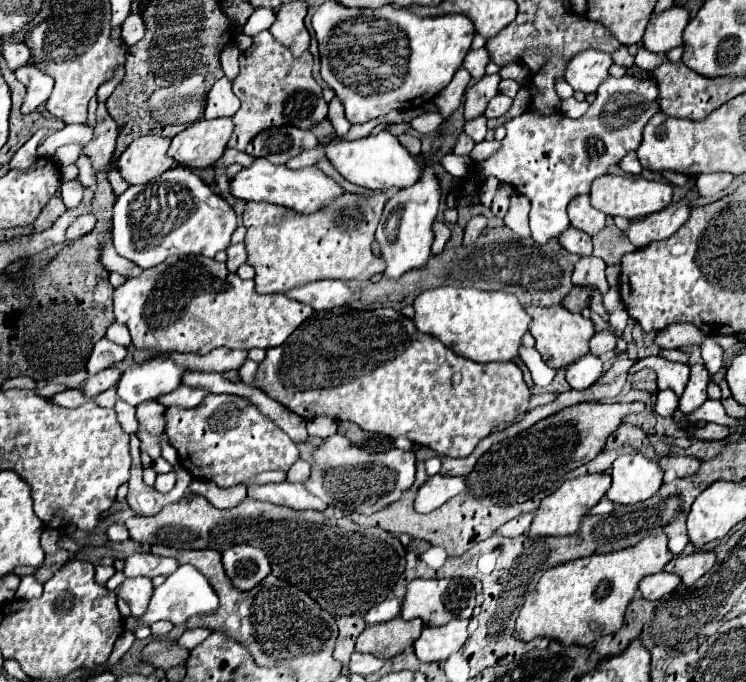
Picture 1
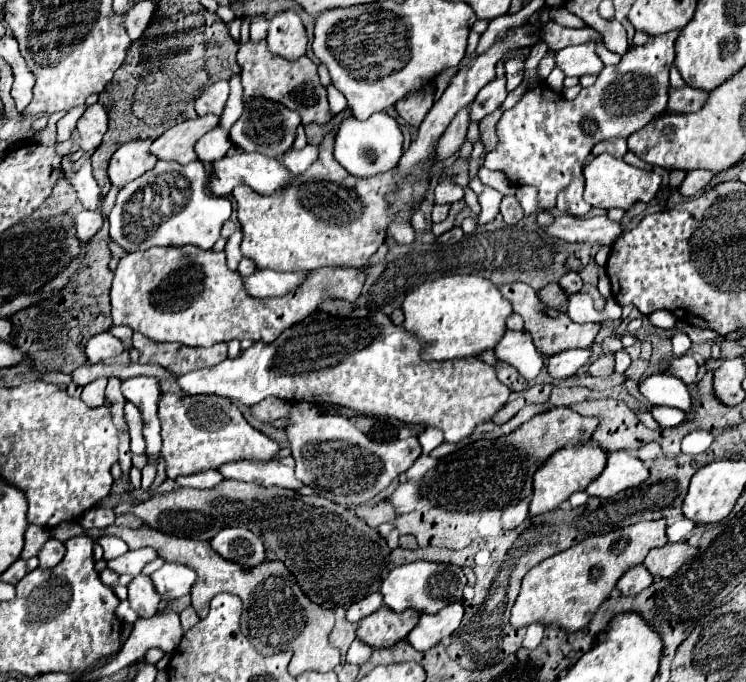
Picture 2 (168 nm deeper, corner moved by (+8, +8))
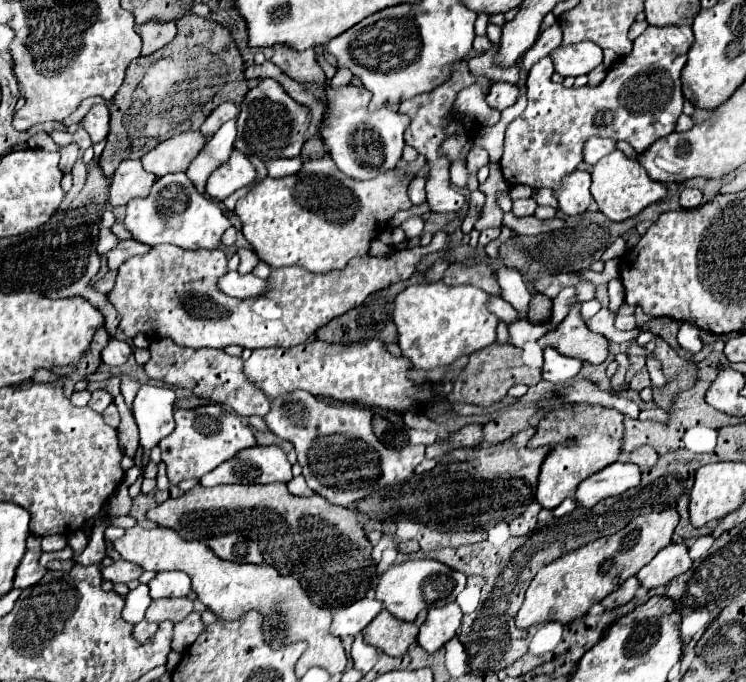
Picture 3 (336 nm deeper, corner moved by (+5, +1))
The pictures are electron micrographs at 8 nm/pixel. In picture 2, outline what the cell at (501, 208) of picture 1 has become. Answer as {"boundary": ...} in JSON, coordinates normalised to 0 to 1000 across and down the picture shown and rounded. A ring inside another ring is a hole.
{"boundary":[[[674,287],[674,296],[672,296],[672,317],[680,328],[688,328],[693,323],[701,320],[701,308],[693,296],[690,287]]]}

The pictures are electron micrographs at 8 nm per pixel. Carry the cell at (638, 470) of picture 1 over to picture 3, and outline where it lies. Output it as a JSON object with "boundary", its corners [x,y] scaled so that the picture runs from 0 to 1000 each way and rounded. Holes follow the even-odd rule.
{"boundary":[[[826,676],[812,688],[807,688],[804,694],[796,694],[794,699],[783,702],[775,711],[772,735],[780,743],[794,743],[807,732],[826,729],[853,714],[858,708],[858,699],[861,699],[861,691],[855,688],[855,682],[845,676]]]}

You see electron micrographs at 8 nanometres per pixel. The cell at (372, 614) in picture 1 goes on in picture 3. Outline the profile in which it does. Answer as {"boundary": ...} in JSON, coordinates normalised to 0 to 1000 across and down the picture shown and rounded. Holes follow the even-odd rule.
{"boundary":[[[483,878],[475,881],[466,890],[458,890],[450,896],[448,911],[445,911],[445,931],[450,934],[464,934],[464,931],[480,931],[507,899],[512,896],[512,884],[504,878]]]}

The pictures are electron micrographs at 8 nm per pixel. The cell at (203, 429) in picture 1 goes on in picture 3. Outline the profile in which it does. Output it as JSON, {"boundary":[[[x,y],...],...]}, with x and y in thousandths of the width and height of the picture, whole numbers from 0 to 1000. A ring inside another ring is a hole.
{"boundary":[[[292,591],[271,594],[263,600],[236,600],[233,617],[236,617],[236,629],[212,650],[231,711],[239,711],[241,705],[257,699],[268,702],[276,694],[282,694],[287,685],[298,682],[303,673],[311,673],[324,658],[335,658],[346,652],[335,626],[330,626],[316,606],[300,603],[300,597]]]}

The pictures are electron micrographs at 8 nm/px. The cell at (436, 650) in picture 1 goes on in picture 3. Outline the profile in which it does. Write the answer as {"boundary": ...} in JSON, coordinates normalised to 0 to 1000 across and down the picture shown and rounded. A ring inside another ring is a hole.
{"boundary":[[[611,884],[582,890],[574,896],[574,905],[560,928],[560,943],[568,955],[582,957],[595,949],[614,925],[619,908],[619,896]]]}

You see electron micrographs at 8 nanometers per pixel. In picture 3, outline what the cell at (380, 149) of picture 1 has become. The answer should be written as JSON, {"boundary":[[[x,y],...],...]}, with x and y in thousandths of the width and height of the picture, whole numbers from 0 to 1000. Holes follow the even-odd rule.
{"boundary":[[[464,125],[453,133],[437,130],[440,142],[440,166],[434,169],[429,195],[434,198],[437,218],[442,218],[442,230],[450,245],[472,262],[496,262],[512,251],[528,248],[539,230],[542,216],[542,189],[550,174],[536,169],[528,157],[515,157],[509,163],[493,166],[496,136],[485,128]]]}

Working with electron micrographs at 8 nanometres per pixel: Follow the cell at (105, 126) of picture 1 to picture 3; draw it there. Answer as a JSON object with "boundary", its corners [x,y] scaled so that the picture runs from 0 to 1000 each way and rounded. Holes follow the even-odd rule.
{"boundary":[[[126,154],[118,169],[113,172],[113,186],[118,192],[118,198],[123,201],[123,210],[134,210],[145,201],[145,192],[147,192],[147,183],[145,183],[147,172],[145,172],[145,160],[142,154]]]}

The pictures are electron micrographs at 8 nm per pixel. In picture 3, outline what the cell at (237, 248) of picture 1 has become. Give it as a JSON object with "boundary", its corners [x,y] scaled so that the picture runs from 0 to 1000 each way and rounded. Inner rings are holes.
{"boundary":[[[322,362],[322,365],[319,365],[319,374],[322,374],[322,391],[319,391],[319,400],[330,403],[330,400],[335,400],[335,397],[346,389],[346,377],[343,377],[343,371],[340,371],[338,365]]]}

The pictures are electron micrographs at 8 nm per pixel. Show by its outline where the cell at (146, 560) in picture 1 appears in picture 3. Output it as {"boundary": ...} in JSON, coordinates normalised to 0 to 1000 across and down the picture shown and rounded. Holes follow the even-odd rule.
{"boundary":[[[155,823],[147,831],[137,834],[137,846],[150,855],[174,855],[190,843],[190,831],[180,828],[174,823]]]}

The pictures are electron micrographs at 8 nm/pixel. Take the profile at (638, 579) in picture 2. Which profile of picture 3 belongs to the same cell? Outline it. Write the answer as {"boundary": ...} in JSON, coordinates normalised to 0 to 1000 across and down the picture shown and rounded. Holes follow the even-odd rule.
{"boundary":[[[845,846],[842,852],[836,852],[823,870],[818,870],[815,875],[807,878],[807,887],[812,893],[823,893],[823,890],[831,890],[831,887],[839,887],[845,884],[850,875],[853,875],[853,867],[858,864],[858,852],[855,846]]]}

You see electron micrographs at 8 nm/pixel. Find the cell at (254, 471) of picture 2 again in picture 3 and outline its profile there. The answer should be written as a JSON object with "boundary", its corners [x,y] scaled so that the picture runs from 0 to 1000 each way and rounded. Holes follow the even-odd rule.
{"boundary":[[[340,655],[327,658],[316,670],[292,682],[284,694],[268,702],[271,714],[287,714],[298,708],[386,708],[391,702],[391,682],[383,664],[373,655]]]}

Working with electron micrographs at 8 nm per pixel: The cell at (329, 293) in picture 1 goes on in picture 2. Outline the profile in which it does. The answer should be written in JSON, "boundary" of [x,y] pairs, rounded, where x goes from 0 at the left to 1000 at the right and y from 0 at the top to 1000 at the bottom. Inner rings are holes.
{"boundary":[[[345,396],[336,405],[323,408],[326,422],[339,437],[379,434],[395,425],[409,408],[409,399],[371,399],[371,396]]]}

